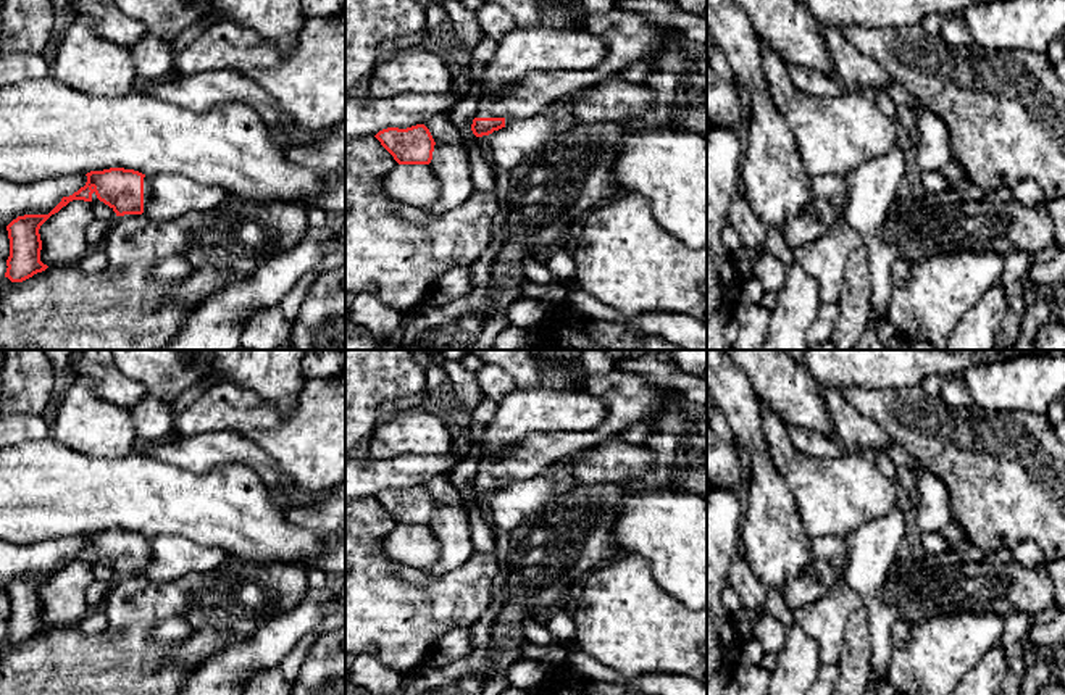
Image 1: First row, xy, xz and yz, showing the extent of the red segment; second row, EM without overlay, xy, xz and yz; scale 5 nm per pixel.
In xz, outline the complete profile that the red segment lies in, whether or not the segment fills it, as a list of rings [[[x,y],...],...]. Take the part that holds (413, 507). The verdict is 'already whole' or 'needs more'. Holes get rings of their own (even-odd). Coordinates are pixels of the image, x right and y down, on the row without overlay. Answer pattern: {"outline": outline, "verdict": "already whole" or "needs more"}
{"outline": [[[424,485],[407,490],[387,489],[374,497],[399,526],[429,526],[434,500]]], "verdict": "already whole"}

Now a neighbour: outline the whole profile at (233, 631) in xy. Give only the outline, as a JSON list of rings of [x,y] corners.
[[[195,606],[187,619],[194,627],[194,635],[207,627],[215,627],[221,635],[223,650],[248,640],[260,626],[260,622],[228,616],[216,606]]]

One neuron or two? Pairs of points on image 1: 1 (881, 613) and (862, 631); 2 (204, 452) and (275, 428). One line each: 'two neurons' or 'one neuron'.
1: two neurons
2: two neurons

